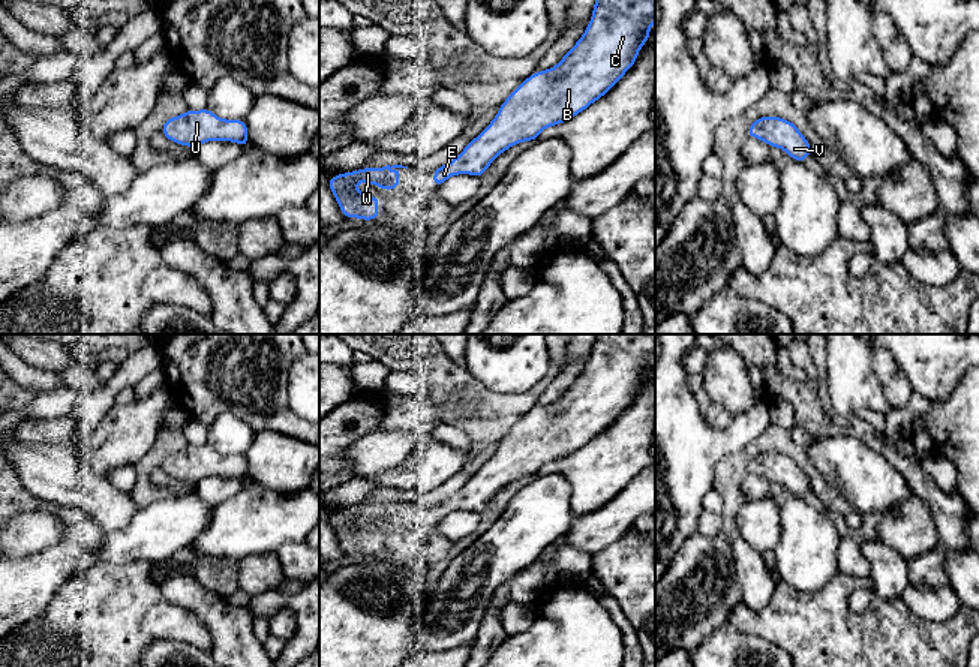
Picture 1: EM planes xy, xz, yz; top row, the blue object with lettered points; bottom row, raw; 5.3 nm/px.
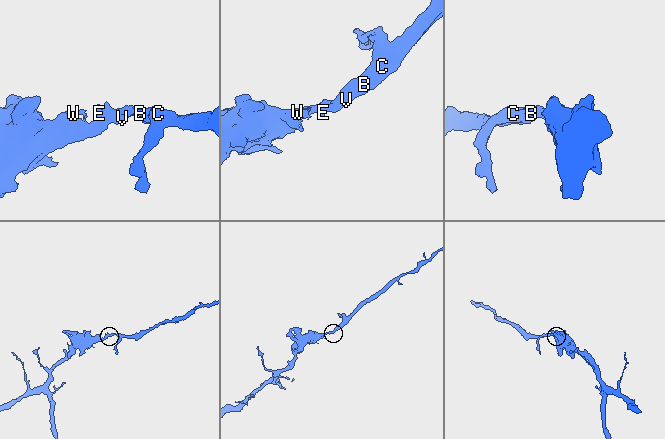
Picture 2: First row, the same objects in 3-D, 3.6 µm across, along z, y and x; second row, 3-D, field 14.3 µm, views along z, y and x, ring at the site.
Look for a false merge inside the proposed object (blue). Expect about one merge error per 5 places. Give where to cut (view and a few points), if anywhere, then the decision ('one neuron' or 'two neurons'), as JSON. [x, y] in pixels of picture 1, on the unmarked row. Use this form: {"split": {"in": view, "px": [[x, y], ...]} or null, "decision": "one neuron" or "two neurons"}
{"split": null, "decision": "one neuron"}

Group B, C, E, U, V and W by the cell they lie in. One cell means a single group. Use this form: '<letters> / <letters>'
B C E U V W

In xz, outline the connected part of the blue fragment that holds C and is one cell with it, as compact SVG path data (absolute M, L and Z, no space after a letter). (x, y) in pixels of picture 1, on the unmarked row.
M597 334L589 361L568 390L555 403L528 412L499 441L493 457L454 496L433 507L433 522L456 510L481 513L504 486L537 475L543 465L573 454L603 433L636 399L639 385L651 373L651 358L655 358L655 334Z

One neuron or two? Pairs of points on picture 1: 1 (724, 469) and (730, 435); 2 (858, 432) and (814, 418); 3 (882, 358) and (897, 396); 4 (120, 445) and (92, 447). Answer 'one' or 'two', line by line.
1: two
2: one
3: one
4: one

